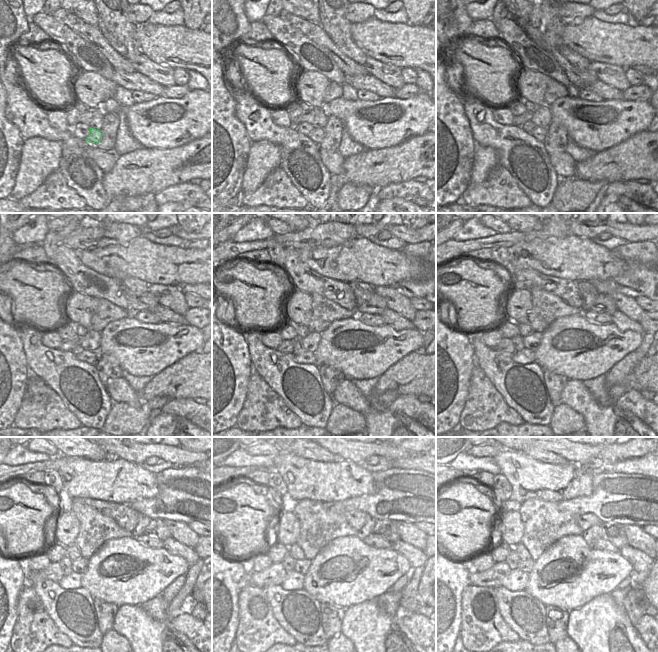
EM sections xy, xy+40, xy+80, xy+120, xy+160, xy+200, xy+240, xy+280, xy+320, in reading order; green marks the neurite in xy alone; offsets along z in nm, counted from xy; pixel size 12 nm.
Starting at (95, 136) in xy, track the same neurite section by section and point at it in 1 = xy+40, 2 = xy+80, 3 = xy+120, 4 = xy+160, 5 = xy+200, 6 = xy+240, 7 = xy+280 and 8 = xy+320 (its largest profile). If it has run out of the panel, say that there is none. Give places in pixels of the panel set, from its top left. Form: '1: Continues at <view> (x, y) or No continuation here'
1: Continues at xy+40 (316, 135)
2: Continues at xy+80 (539, 133)
3: Continues at xy+120 (90, 357)
4: Continues at xy+160 (306, 357)
5: Continues at xy+200 (526, 356)
6: Continues at xy+240 (72, 581)
7: Continues at xy+280 (293, 581)
8: Continues at xy+320 (517, 580).

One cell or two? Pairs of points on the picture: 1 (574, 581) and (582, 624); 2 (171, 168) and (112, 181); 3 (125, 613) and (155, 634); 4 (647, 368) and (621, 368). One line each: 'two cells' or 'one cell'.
1: two cells
2: one cell
3: one cell
4: one cell

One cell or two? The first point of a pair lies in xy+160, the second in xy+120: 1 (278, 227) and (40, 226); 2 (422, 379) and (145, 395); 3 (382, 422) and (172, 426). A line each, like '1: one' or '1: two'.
1: two
2: one
3: one

